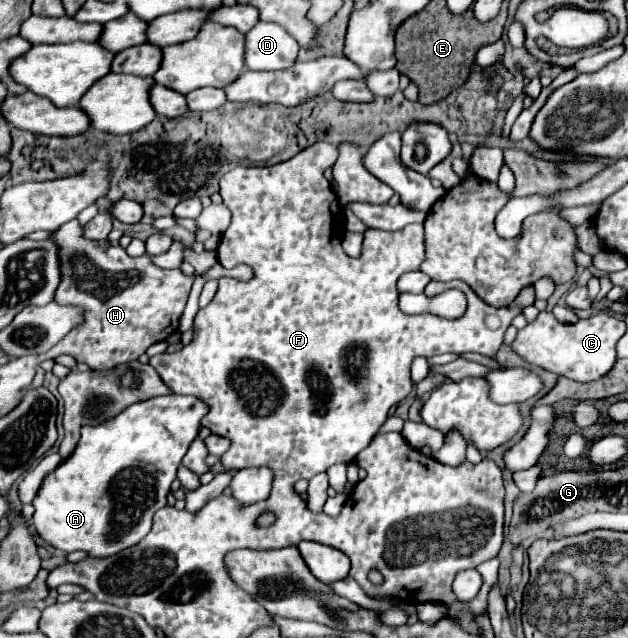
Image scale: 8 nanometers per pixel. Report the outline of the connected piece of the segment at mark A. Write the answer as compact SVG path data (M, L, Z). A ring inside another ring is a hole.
M157 396L143 400L121 412L115 420L99 426L81 428L81 440L73 454L49 472L33 500L33 526L37 534L53 548L63 552L83 550L91 558L115 556L125 548L139 544L153 526L153 514L167 504L167 492L177 478L177 468L187 454L189 444L199 434L199 422L207 414L207 406L195 396Z

